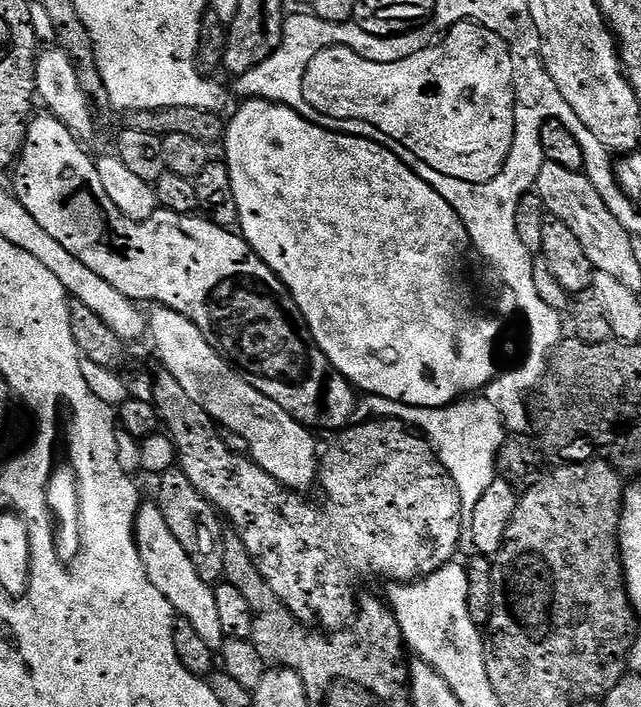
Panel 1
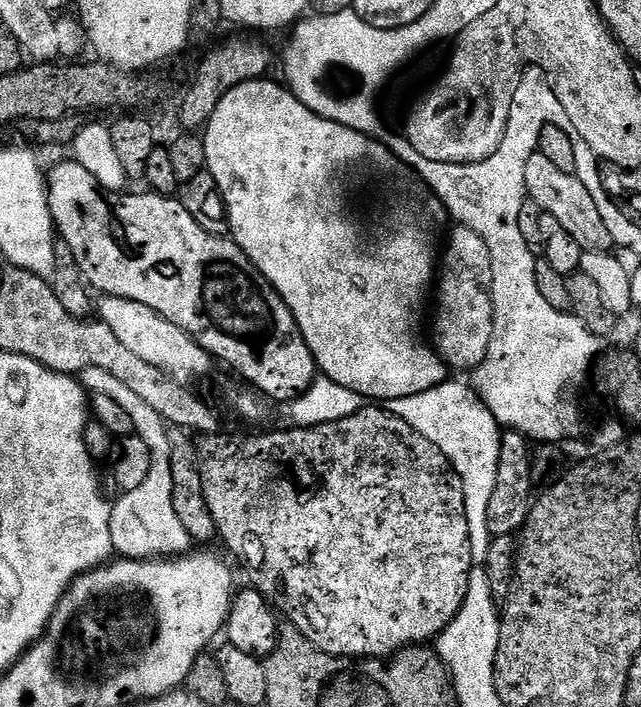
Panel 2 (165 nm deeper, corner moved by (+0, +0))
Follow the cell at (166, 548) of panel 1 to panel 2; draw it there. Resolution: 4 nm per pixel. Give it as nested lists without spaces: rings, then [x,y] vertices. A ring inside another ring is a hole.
[[[87,368],[78,374],[78,379],[89,393],[106,394],[106,398],[114,398],[130,419],[134,421],[134,433],[146,442],[152,455],[149,474],[143,479],[142,486],[115,497],[110,514],[110,538],[113,549],[121,557],[130,560],[155,560],[157,558],[175,558],[187,553],[194,541],[182,522],[178,522],[178,514],[174,514],[174,470],[170,466],[169,425],[154,411],[148,403],[142,402],[138,394],[131,392],[114,374],[106,374],[106,370]]]

